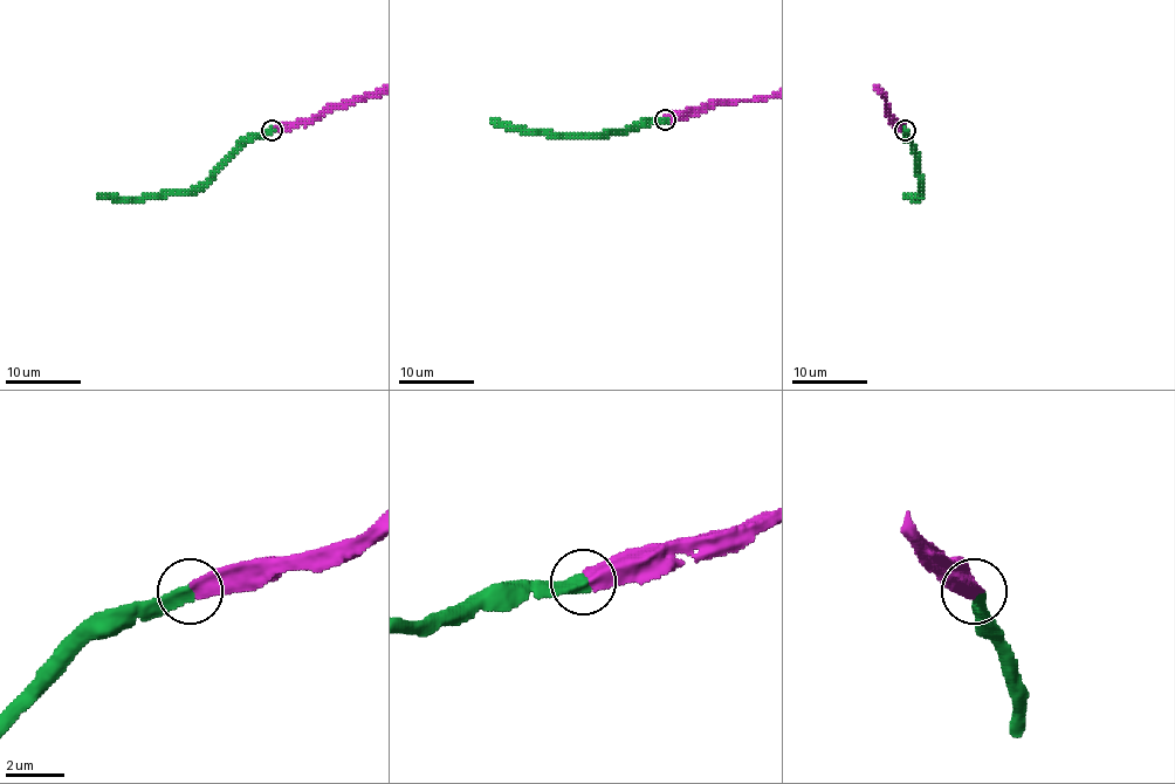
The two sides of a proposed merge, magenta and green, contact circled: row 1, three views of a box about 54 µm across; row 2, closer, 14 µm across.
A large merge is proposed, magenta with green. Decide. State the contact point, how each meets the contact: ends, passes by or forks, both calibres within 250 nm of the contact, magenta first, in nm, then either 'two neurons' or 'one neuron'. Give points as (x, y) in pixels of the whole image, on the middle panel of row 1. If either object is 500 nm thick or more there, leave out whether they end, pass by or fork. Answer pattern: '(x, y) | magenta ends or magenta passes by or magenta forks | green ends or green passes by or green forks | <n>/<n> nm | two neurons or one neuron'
(665, 119) | 550/480 nm | one neuron

